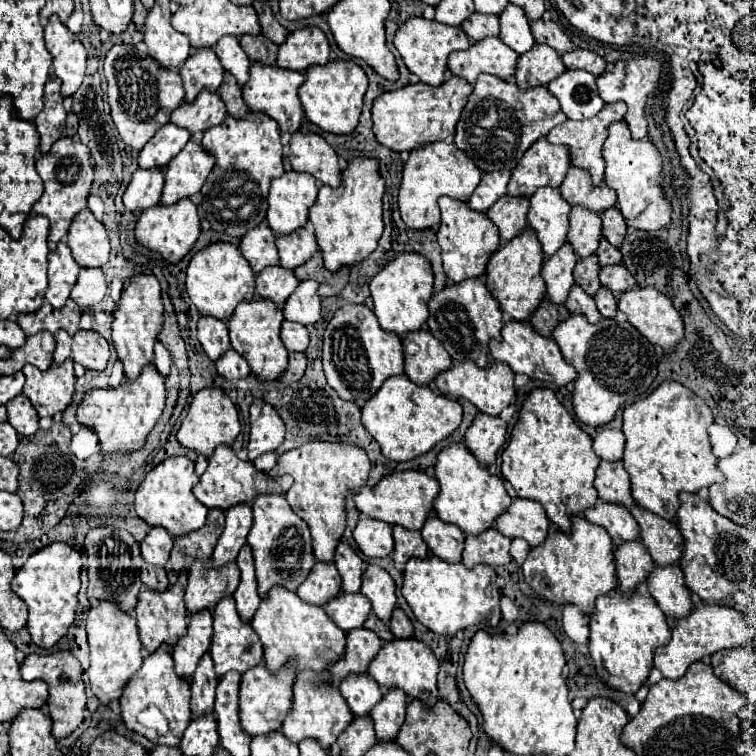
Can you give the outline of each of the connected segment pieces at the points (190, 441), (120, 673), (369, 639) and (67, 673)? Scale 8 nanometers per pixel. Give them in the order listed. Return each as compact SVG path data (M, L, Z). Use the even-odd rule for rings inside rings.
M203 388L193 396L189 412L177 432L177 440L183 446L197 450L199 454L211 456L219 444L233 444L239 430L241 430L239 412L235 408L235 404L227 398L227 394L221 388Z
M105 600L105 602L97 602L89 610L85 628L87 628L89 652L91 652L91 666L87 670L91 680L91 690L103 704L109 704L113 698L121 696L123 686L143 662L143 644L139 640L137 622L135 616L131 612L123 612L117 602Z
M353 628L347 632L347 644L341 658L331 662L329 672L335 680L343 680L353 672L367 672L369 662L381 648L381 638L369 628Z
M57 650L51 654L29 654L25 656L21 664L21 676L23 680L43 680L49 686L49 716L53 720L53 736L55 738L65 738L69 736L81 722L83 722L83 712L87 704L85 696L85 684L81 680L81 664L79 660L69 652L69 650Z

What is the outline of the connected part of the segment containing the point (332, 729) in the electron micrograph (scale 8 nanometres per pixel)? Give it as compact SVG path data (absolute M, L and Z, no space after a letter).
M301 670L299 678L293 686L293 706L291 712L285 718L285 724L281 724L281 730L287 738L293 742L301 742L303 738L317 738L325 748L331 748L337 740L337 736L343 732L343 728L353 720L351 708L347 706L345 698L341 696L339 688L327 680L321 678L315 670Z

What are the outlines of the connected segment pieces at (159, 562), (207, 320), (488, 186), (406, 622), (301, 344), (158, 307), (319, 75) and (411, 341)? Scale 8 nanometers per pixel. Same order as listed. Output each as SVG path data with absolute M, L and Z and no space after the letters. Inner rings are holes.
M153 526L141 542L141 556L145 558L147 564L165 568L171 546L173 546L173 538L169 536L169 532L163 530L161 526Z
M201 316L199 326L197 326L197 336L199 342L203 346L203 350L207 352L207 356L211 360L217 360L219 354L223 354L229 346L229 330L227 324L221 322L219 318L211 318L211 316Z
M495 170L495 172L483 174L479 186L475 188L475 192L473 192L471 198L469 198L469 206L471 206L473 210L487 212L489 206L495 204L495 200L505 194L509 176L511 176L509 170Z
M401 608L393 610L391 620L389 620L389 628L395 634L395 638L411 638L413 636L411 620L409 620L409 616Z
M285 320L281 326L281 340L289 352L305 352L309 346L309 328L299 322Z
M143 272L133 276L121 292L121 298L117 300L113 314L113 344L117 350L117 356L123 362L125 376L137 378L139 370L143 366L151 364L153 360L153 342L159 336L161 322L163 322L163 304L161 304L161 294L159 294L159 280L155 278L153 272Z
M331 60L323 66L311 66L299 88L299 100L305 116L321 130L331 134L349 134L359 122L363 96L367 92L367 76L363 68L351 60Z
M427 328L403 334L401 342L405 354L405 374L417 384L429 384L439 370L447 370L447 366L453 364L445 346L433 338Z

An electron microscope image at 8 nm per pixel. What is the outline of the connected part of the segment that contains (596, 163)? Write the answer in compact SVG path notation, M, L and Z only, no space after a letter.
M615 102L615 104L605 104L603 110L599 114L595 114L593 118L589 120L565 120L563 124L555 126L549 134L547 134L547 140L555 142L555 144L567 144L571 148L571 162L573 166L579 166L579 168L585 168L587 172L591 172L591 178L595 184L601 182L603 178L603 170L605 170L605 162L603 162L603 142L607 138L607 126L615 120L621 120L625 116L625 110L627 110L627 104L625 102Z

